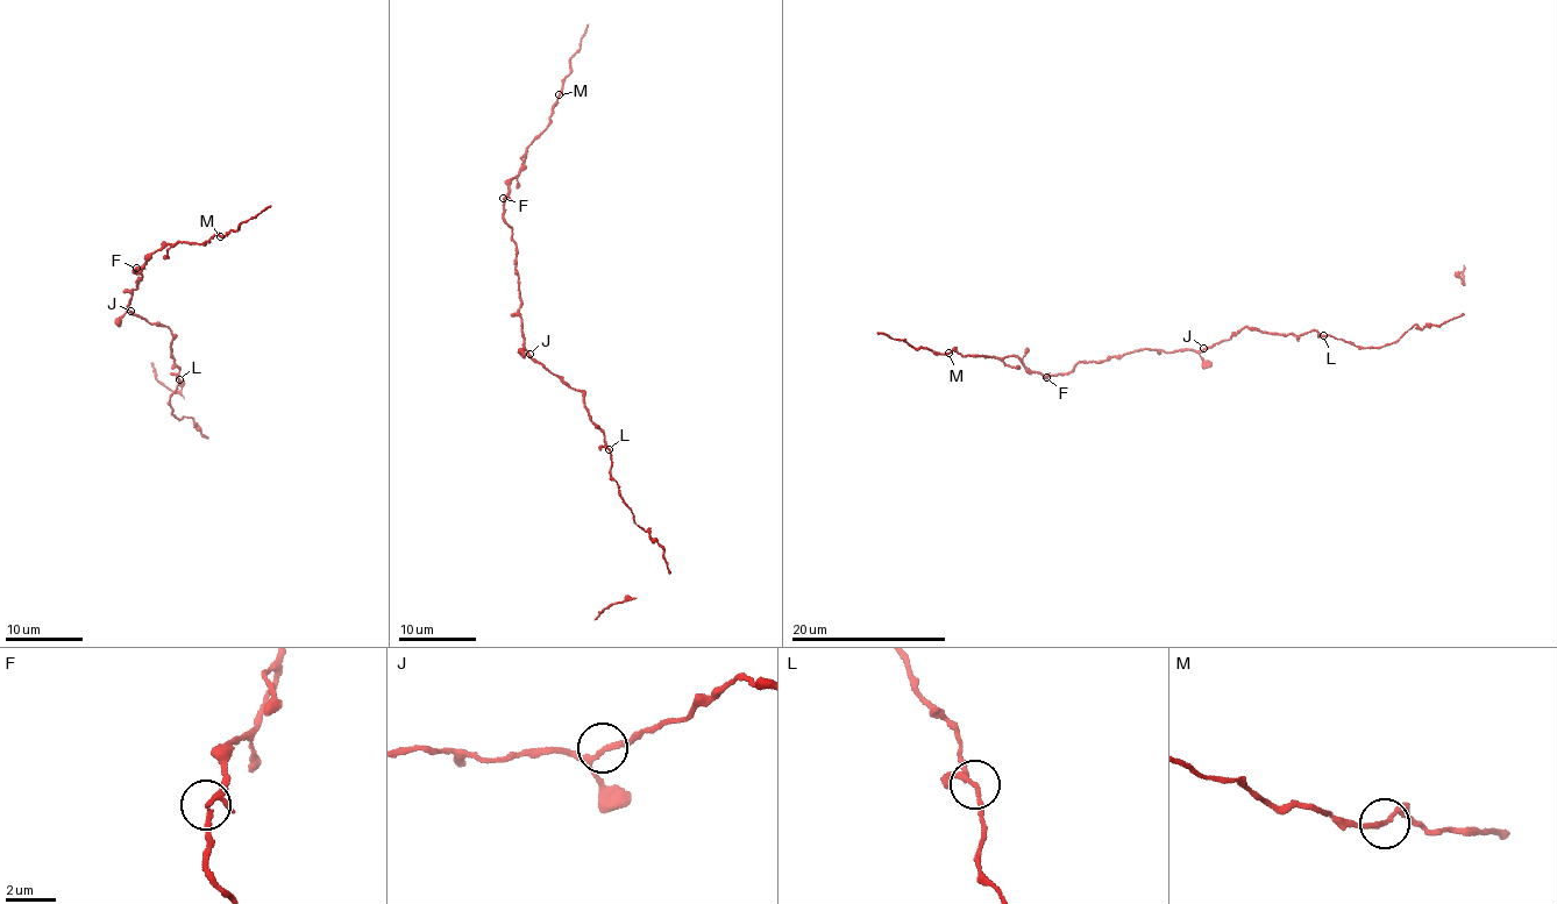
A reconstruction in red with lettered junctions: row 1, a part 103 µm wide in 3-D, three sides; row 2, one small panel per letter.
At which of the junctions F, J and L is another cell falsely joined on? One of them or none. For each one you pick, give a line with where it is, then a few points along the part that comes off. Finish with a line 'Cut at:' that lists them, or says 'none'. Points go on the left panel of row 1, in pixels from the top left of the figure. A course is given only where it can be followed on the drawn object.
Cut at: none

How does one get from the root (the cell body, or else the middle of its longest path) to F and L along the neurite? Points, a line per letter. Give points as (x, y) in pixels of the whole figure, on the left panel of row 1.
F: (133, 312), (127, 307), (136, 282), (143, 276), (141, 270), (133, 271), (136, 268)
L: (133, 312), (150, 324), (169, 328), (172, 336), (169, 356), (180, 368), (179, 379)

